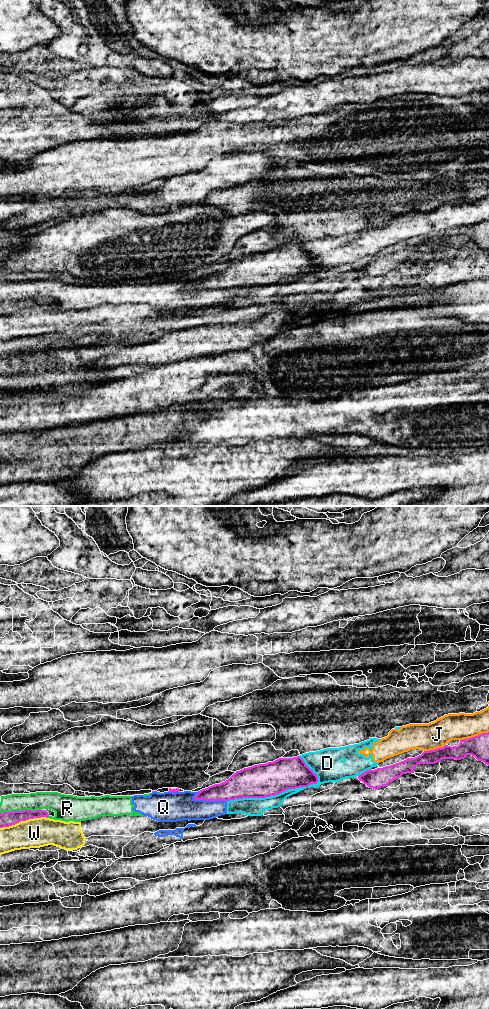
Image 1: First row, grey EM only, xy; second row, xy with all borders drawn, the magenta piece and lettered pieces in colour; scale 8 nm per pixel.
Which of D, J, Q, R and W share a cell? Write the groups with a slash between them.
D J Q R / W

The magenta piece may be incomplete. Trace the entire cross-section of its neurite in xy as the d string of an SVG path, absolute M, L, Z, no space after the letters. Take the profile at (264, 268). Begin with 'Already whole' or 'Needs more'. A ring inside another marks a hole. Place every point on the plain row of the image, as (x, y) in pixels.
Already whole. M300 245L279 246L236 259L228 268L200 278L195 288L230 289L265 286L288 277L317 272L317 262Z

